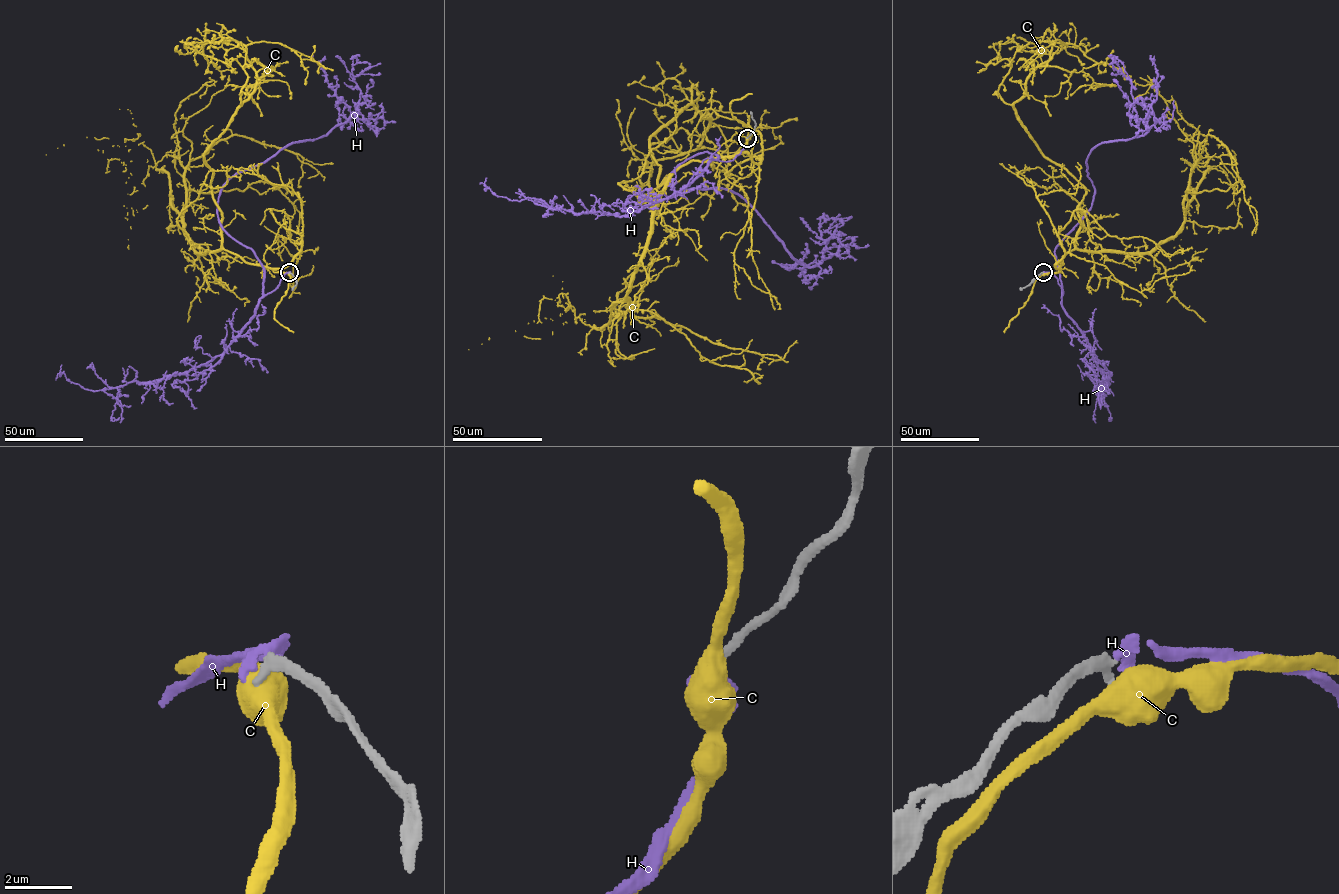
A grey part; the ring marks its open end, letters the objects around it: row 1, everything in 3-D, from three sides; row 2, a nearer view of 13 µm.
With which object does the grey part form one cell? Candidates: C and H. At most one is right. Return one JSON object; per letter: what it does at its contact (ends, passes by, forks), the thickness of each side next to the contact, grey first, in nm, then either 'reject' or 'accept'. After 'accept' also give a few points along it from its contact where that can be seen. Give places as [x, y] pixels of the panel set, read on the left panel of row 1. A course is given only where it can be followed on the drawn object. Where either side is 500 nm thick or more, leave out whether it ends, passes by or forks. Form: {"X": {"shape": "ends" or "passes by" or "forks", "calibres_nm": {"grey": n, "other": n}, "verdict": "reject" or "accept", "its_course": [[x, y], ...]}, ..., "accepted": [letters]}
{"C": {"calibres_nm": {"grey": 280, "other": 600}, "verdict": "reject"}, "H": {"shape": "passes by", "calibres_nm": {"grey": 360, "other": 240}, "verdict": "accept", "its_course": [[289, 272], [264, 294], [262, 263], [219, 221], [220, 189], [345, 123], [359, 99], [353, 77], [380, 63]]}, "accepted": ["H"]}

